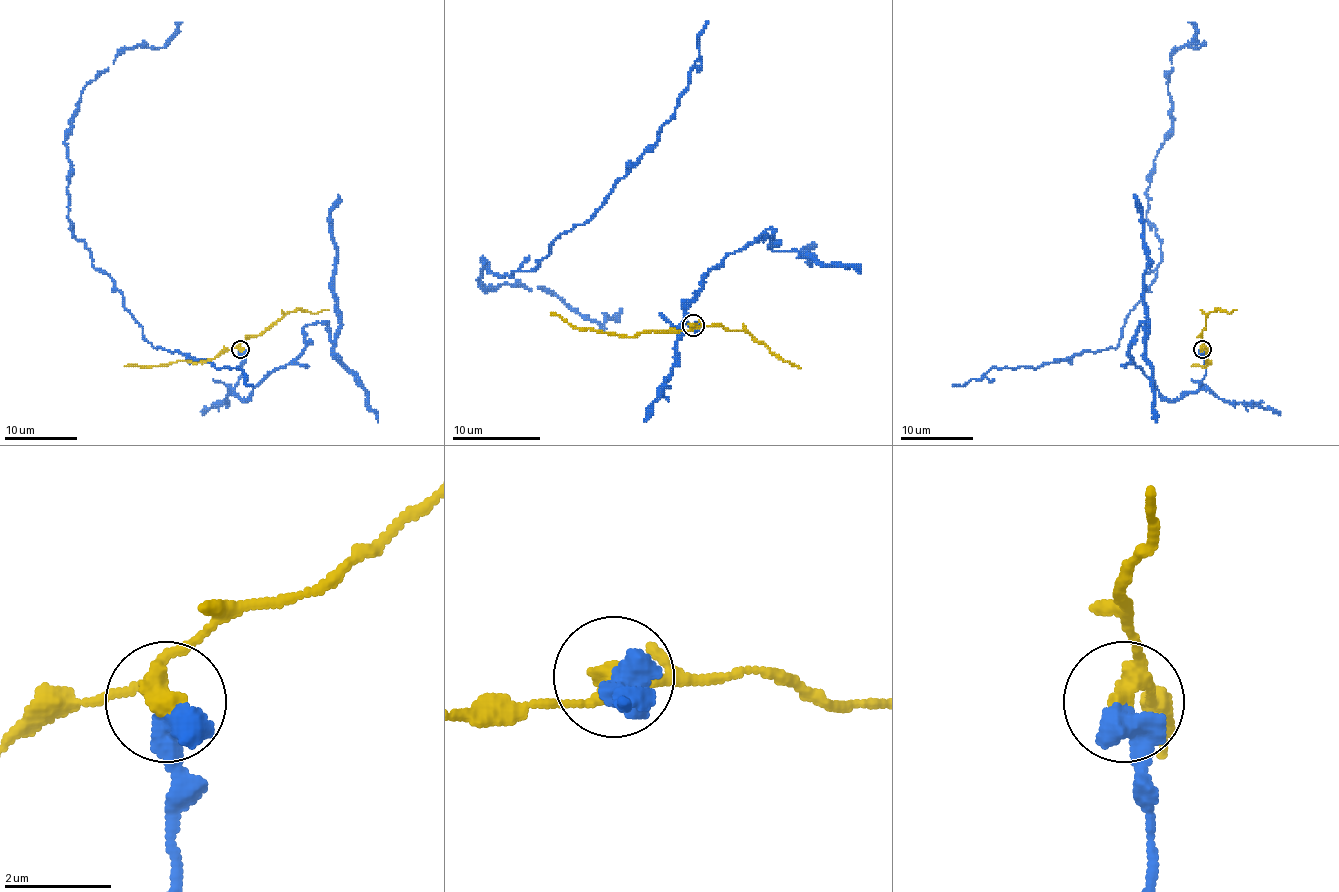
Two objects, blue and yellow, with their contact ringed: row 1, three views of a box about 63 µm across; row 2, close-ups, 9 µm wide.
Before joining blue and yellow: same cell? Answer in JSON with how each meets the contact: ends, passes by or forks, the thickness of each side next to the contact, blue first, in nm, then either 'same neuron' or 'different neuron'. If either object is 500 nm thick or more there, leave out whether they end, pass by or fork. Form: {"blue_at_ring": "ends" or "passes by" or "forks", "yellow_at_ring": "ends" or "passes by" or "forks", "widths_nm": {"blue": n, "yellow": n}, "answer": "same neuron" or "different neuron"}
{"widths_nm": {"blue": 650, "yellow": 300}, "answer": "different neuron"}

